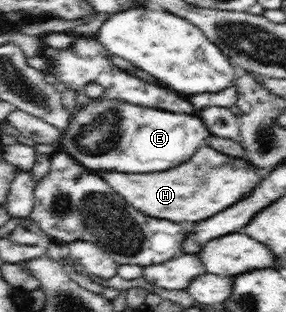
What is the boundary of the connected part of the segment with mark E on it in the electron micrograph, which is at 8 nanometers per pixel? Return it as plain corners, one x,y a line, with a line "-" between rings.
100,97
72,115
69,129
61,137
61,150
95,174
167,171
189,161
212,135
197,115
169,113

